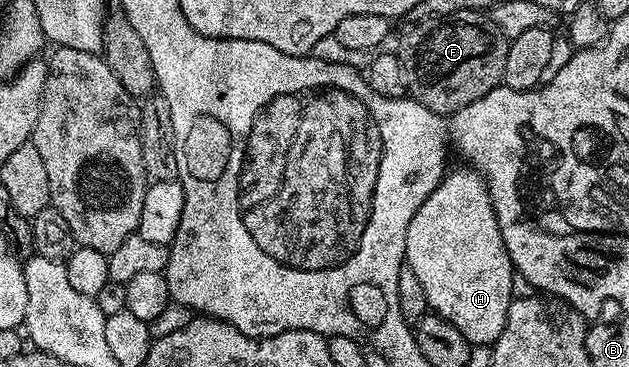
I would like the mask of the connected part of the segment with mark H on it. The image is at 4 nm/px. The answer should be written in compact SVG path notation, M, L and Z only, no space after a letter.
M450 169L435 188L435 192L431 192L427 200L423 200L419 212L411 216L411 224L407 228L405 266L415 272L419 284L423 284L423 292L432 313L455 324L455 328L459 328L459 332L463 332L463 336L467 336L467 340L474 347L492 347L503 332L503 324L507 324L507 308L514 300L512 278L515 271L511 256L503 244L489 187L476 170L464 169Z

